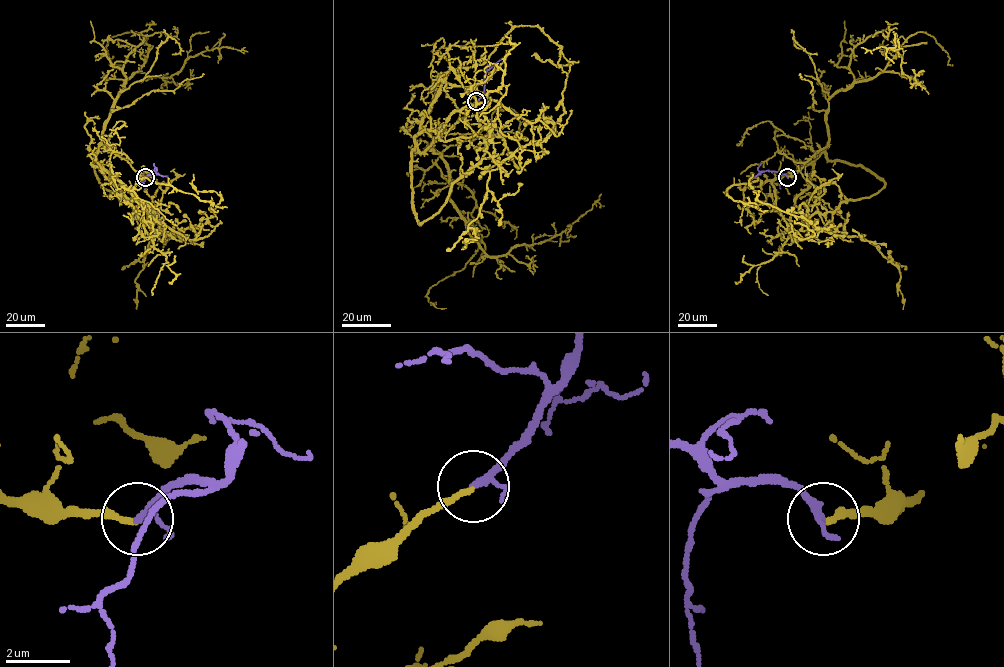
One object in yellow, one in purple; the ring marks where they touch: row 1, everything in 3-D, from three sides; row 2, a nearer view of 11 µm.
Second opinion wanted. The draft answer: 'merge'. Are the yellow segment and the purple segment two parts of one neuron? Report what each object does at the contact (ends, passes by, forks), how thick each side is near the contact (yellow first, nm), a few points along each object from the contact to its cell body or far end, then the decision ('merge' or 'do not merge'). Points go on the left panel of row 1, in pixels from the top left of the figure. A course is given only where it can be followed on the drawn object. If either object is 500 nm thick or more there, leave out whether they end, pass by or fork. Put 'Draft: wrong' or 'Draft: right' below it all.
yellow ends there; purple passes by; 170 nm thick on the yellow side, 200 nm on the other; yellow runs (145, 177), (100, 145), (99, 171), (176, 233), (201, 227), (221, 198), (197, 191), (193, 174); purple runs (145, 176), (151, 171), (167, 176); merge
Draft: right

